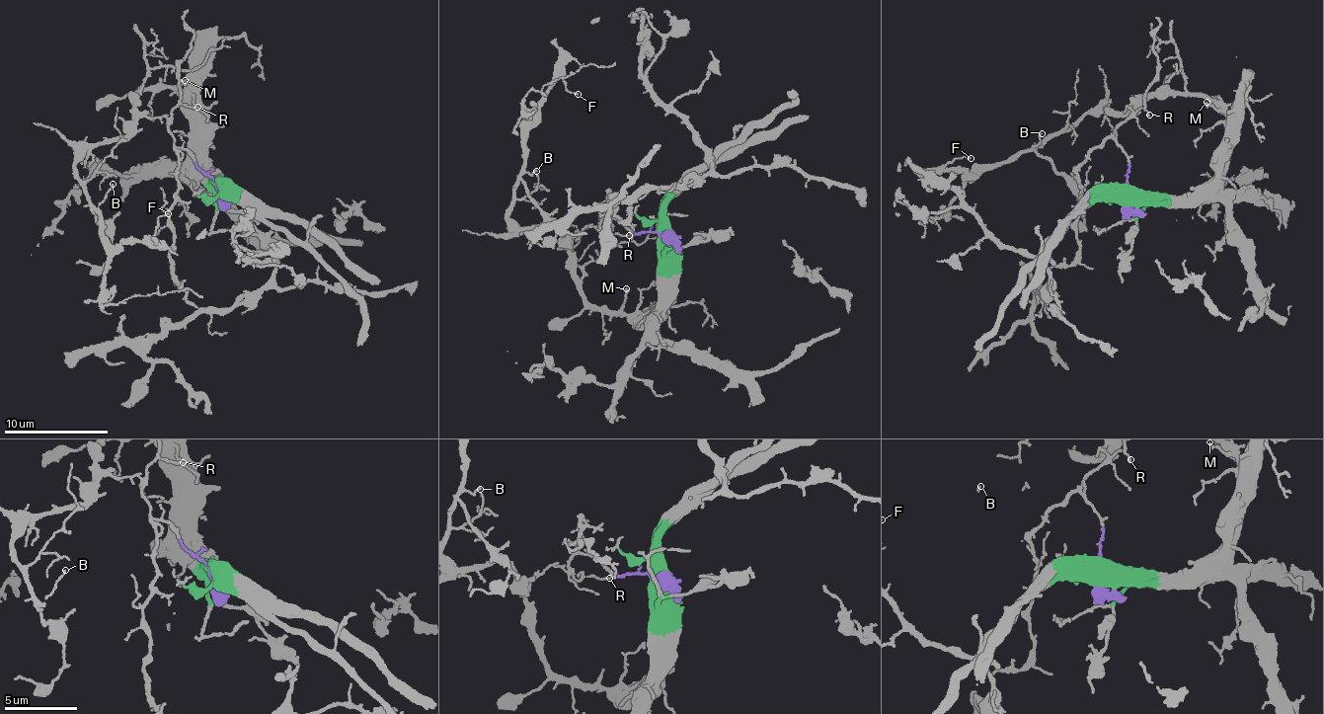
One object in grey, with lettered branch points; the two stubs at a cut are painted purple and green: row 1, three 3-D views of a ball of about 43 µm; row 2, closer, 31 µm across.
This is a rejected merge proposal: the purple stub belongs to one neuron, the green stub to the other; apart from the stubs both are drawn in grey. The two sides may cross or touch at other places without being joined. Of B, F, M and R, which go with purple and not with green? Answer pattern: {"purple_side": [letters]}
{"purple_side": ["R"]}

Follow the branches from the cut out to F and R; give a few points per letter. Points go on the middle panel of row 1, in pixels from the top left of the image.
F: (666, 234), (663, 311), (629, 316), (589, 303), (557, 226), (507, 216), (530, 118), (557, 79), (577, 95)
R: (666, 234), (628, 230), (616, 217), (604, 218), (598, 229), (606, 237), (616, 233), (630, 236)

